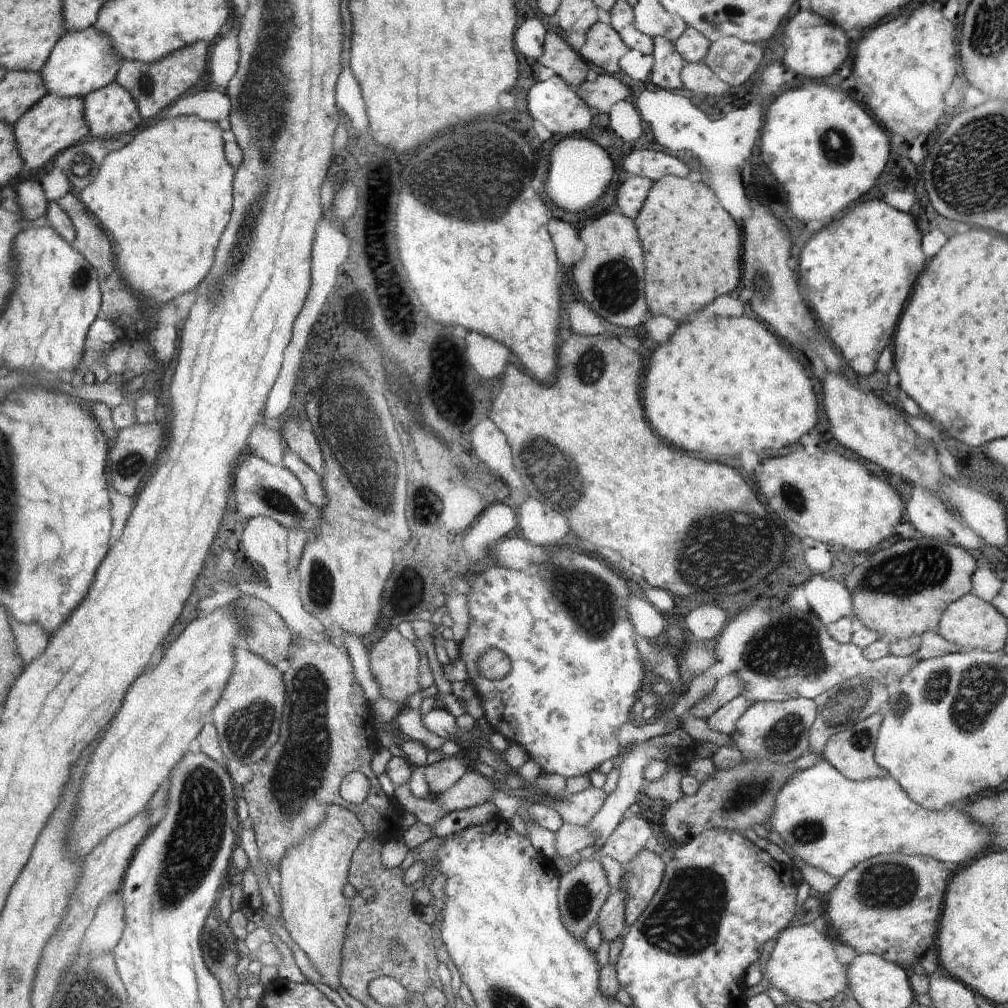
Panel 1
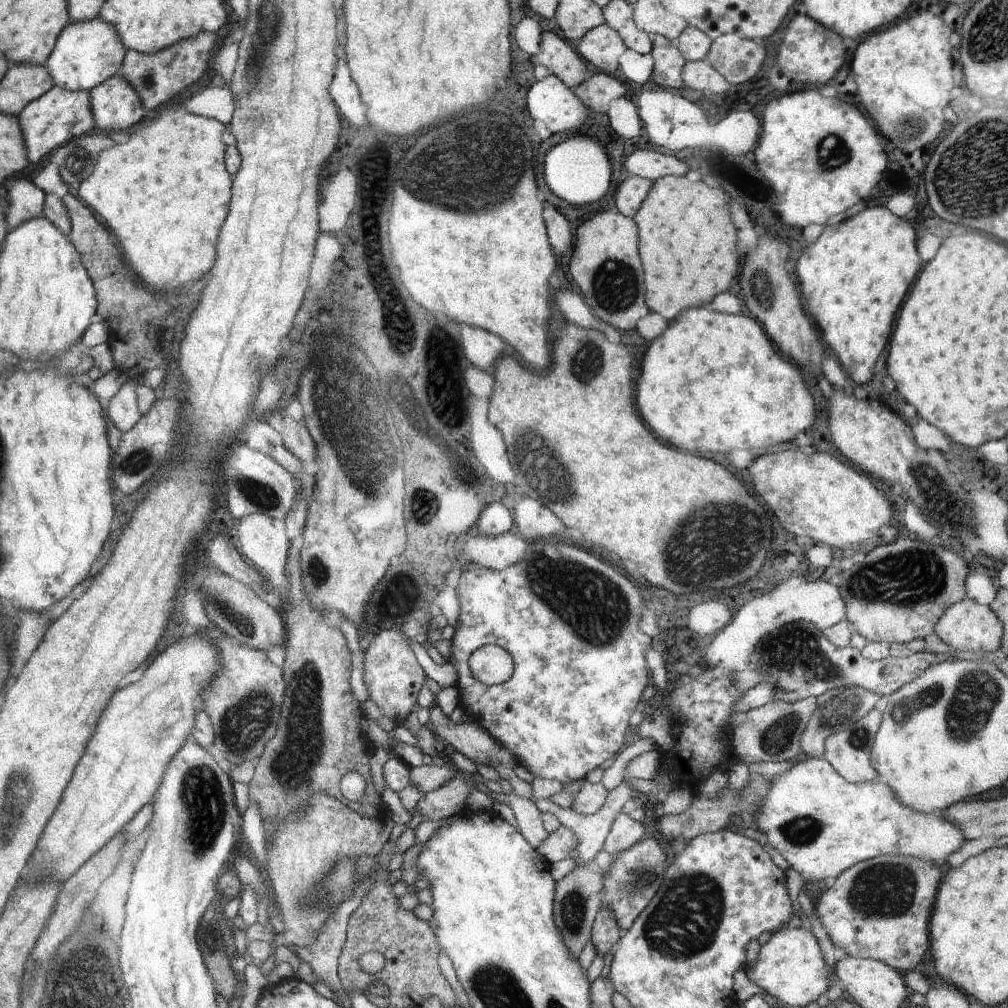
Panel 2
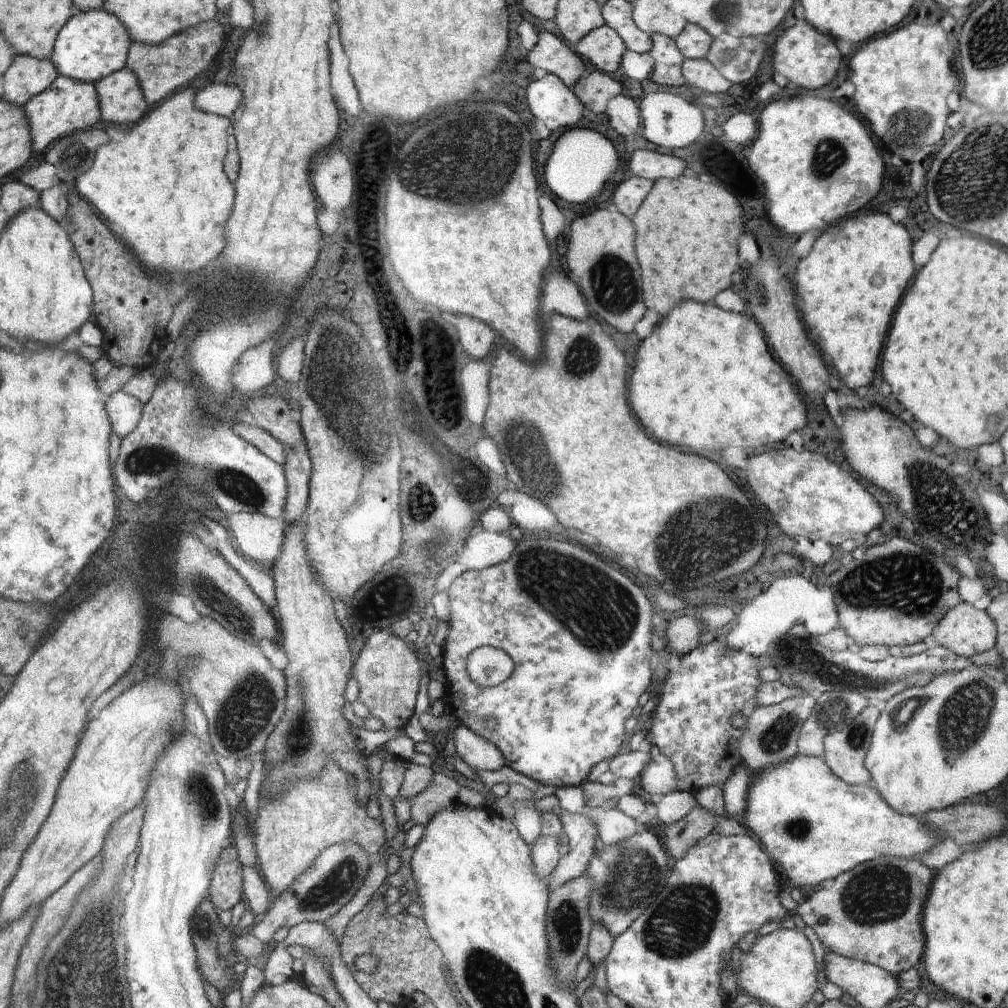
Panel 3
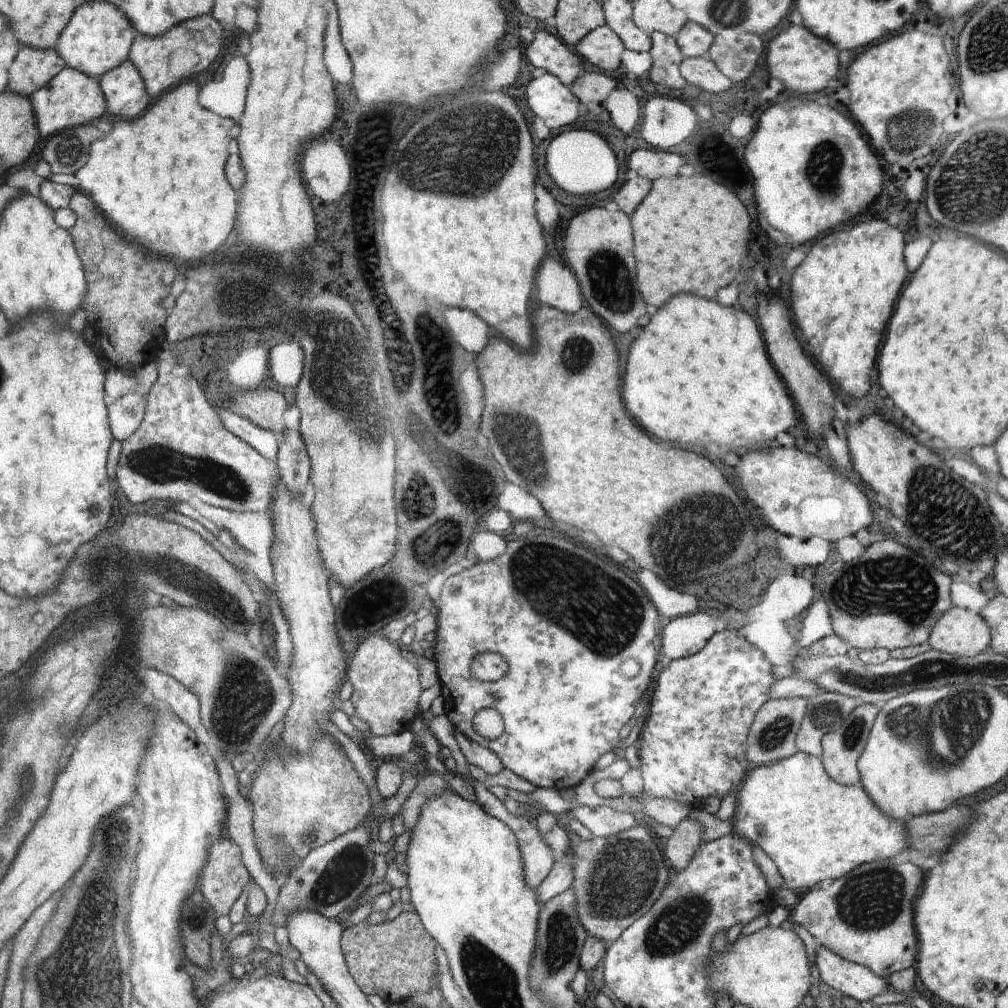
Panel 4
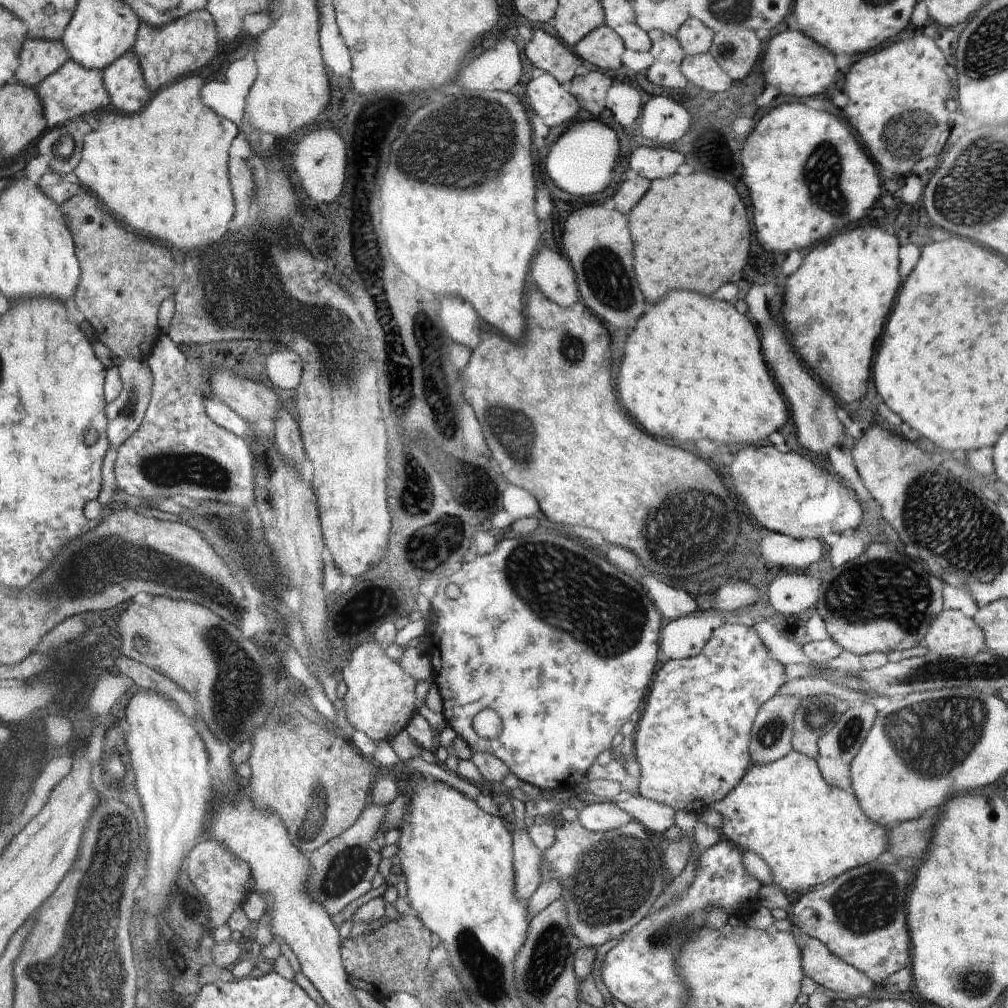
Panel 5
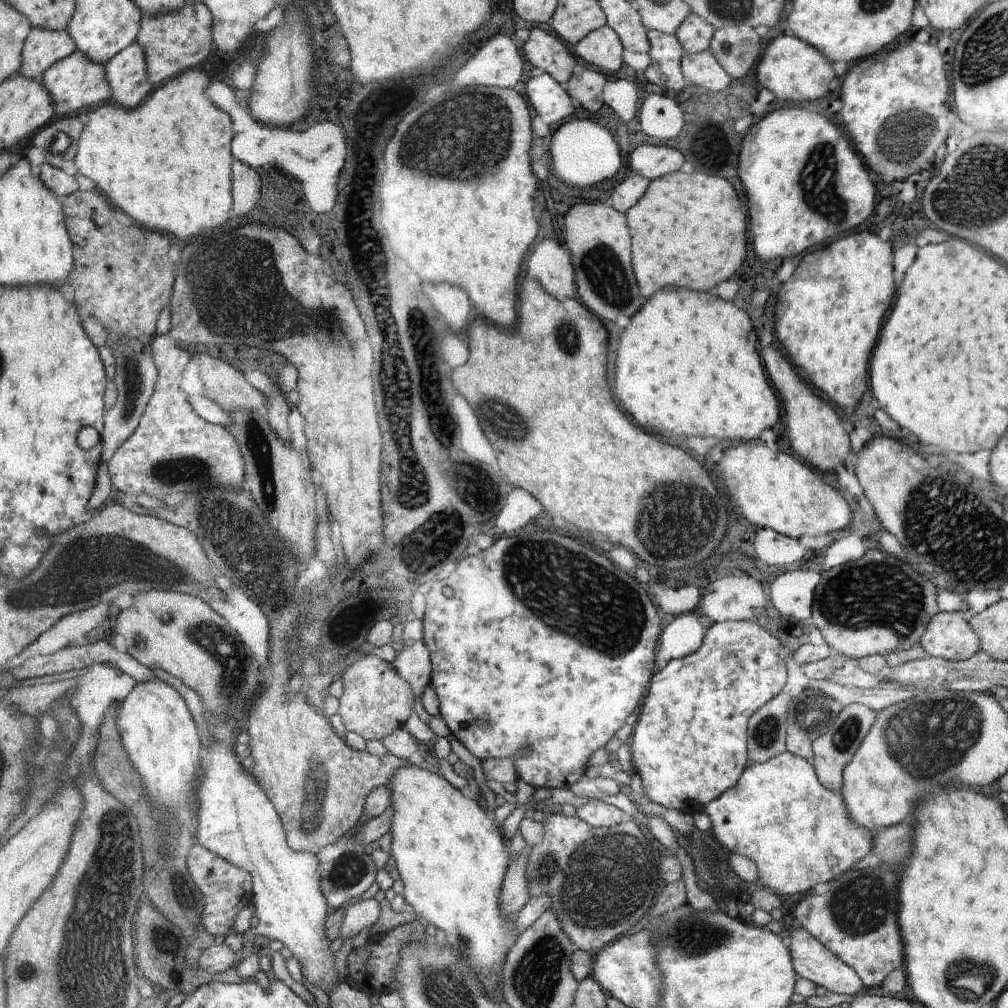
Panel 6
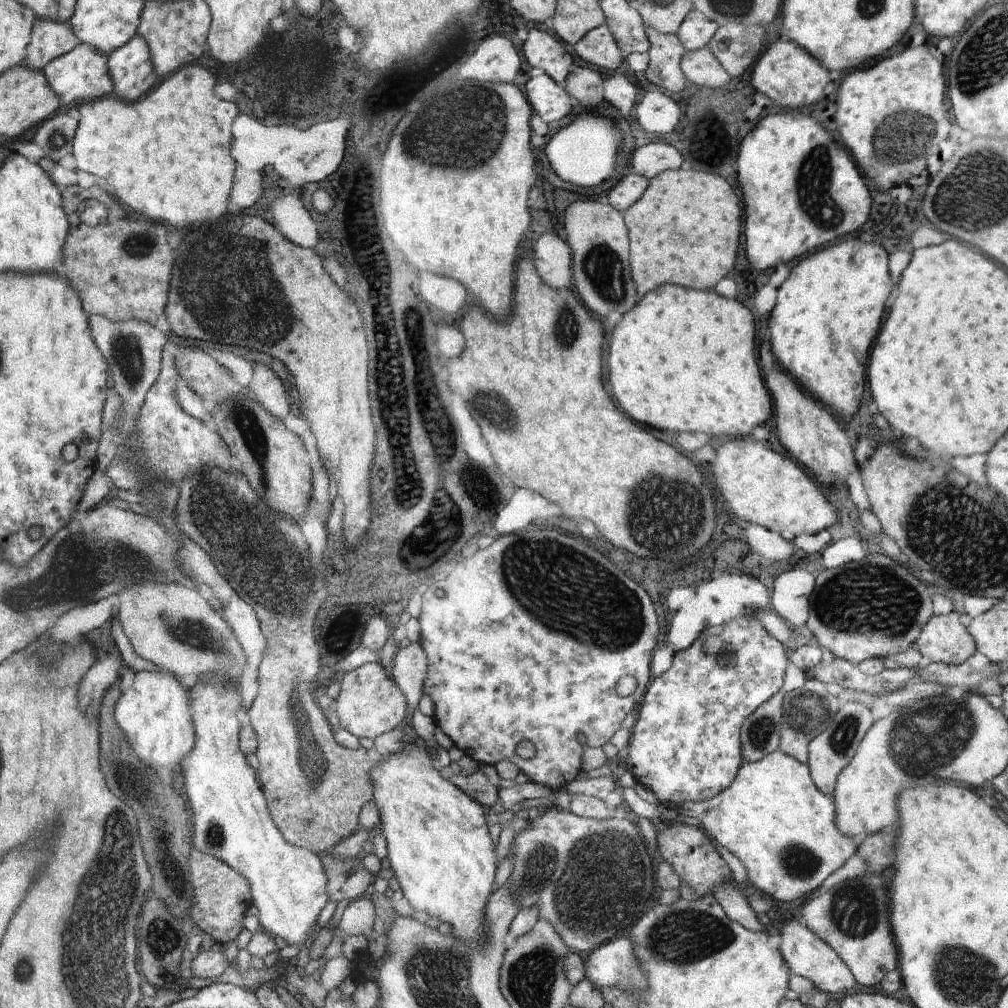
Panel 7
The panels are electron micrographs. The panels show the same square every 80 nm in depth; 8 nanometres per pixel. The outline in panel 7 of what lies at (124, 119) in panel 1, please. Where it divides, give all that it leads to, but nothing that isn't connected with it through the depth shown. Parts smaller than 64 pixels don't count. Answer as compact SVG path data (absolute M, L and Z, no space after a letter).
M138 34L130 38L121 49L114 50L109 55L109 73L114 81L113 96L131 103L132 100L139 100L140 96L146 96L158 83L157 72L154 70L152 59L150 58L149 46L140 38Z

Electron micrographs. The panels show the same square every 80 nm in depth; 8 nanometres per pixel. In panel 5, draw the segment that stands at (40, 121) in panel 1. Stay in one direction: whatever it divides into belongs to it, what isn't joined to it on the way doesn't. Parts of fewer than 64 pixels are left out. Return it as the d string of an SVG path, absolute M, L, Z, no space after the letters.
M69 60L56 73L50 74L37 86L36 92L38 98L42 98L42 112L46 114L50 128L82 119L85 114L98 115L111 105L110 96L102 82L102 71L88 70L74 60Z

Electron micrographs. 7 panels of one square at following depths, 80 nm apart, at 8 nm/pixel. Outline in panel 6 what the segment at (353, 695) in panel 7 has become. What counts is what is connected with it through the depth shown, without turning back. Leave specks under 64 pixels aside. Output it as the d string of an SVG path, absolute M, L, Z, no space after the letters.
M361 654L346 668L341 680L344 683L344 692L339 699L340 708L337 714L340 714L342 722L349 732L358 734L363 742L367 740L382 741L388 734L392 734L396 728L405 728L405 724L412 714L415 696L410 684L398 674L396 668L390 662L381 660L374 654Z

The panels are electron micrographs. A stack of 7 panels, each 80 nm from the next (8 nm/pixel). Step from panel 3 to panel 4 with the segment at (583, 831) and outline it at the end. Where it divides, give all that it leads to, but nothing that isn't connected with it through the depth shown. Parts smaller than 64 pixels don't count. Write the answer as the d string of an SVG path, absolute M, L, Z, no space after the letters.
M557 855L552 871L545 876L545 881L536 889L538 904L543 906L550 898L559 896L564 890L571 888L572 882L574 882L572 858Z

